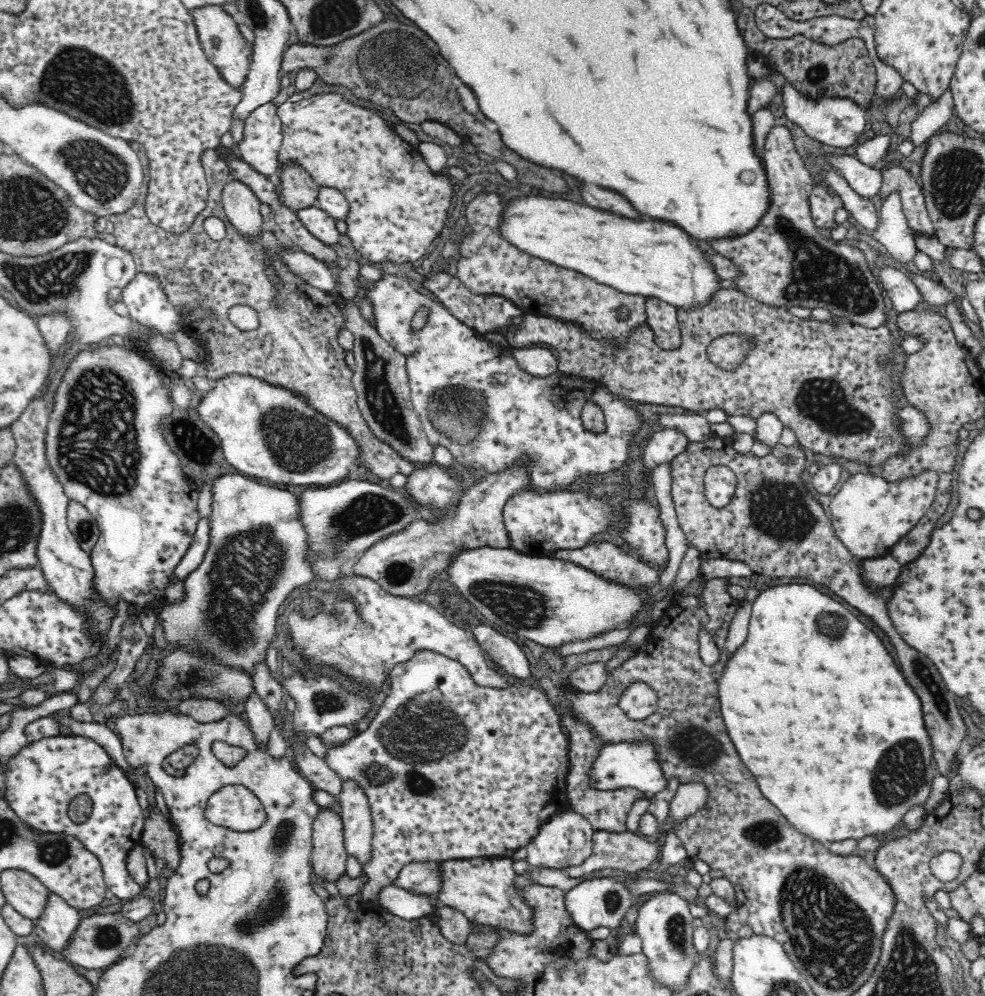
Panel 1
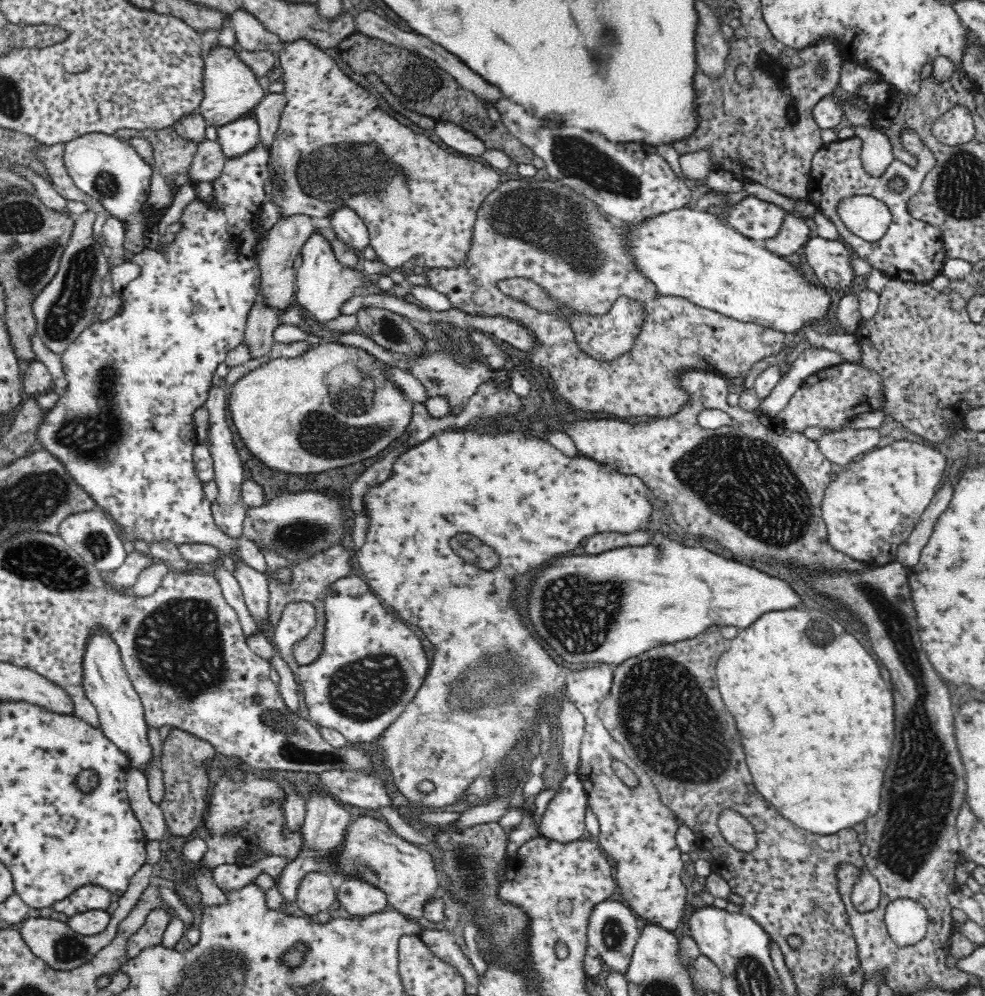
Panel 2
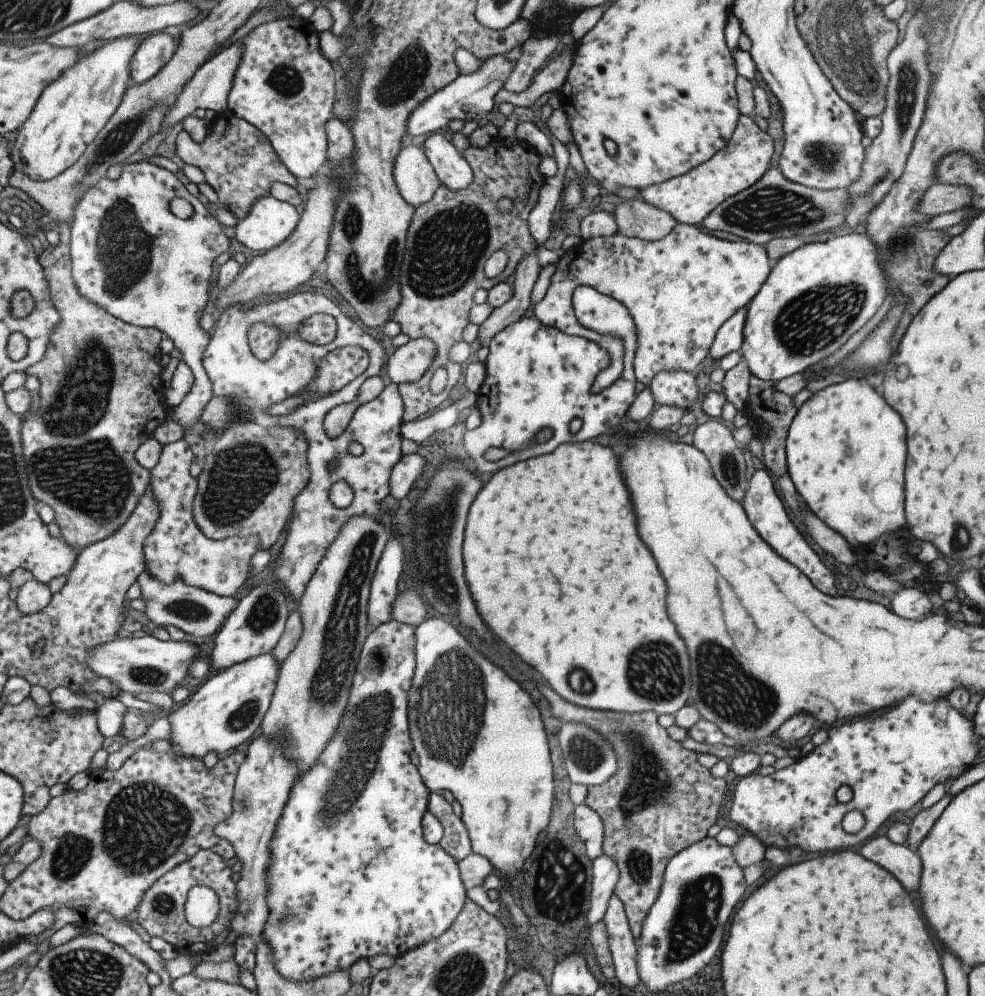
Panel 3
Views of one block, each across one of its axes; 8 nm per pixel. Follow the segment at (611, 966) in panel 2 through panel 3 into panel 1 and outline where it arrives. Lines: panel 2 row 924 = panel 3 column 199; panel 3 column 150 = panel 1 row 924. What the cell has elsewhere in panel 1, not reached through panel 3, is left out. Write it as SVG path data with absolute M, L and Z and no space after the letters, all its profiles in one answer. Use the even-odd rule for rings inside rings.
M612 877L593 878L582 881L574 888L565 891L566 908L571 913L575 925L583 930L590 931L604 926L610 930L620 927L626 912L636 901L632 893L626 889L624 883Z

